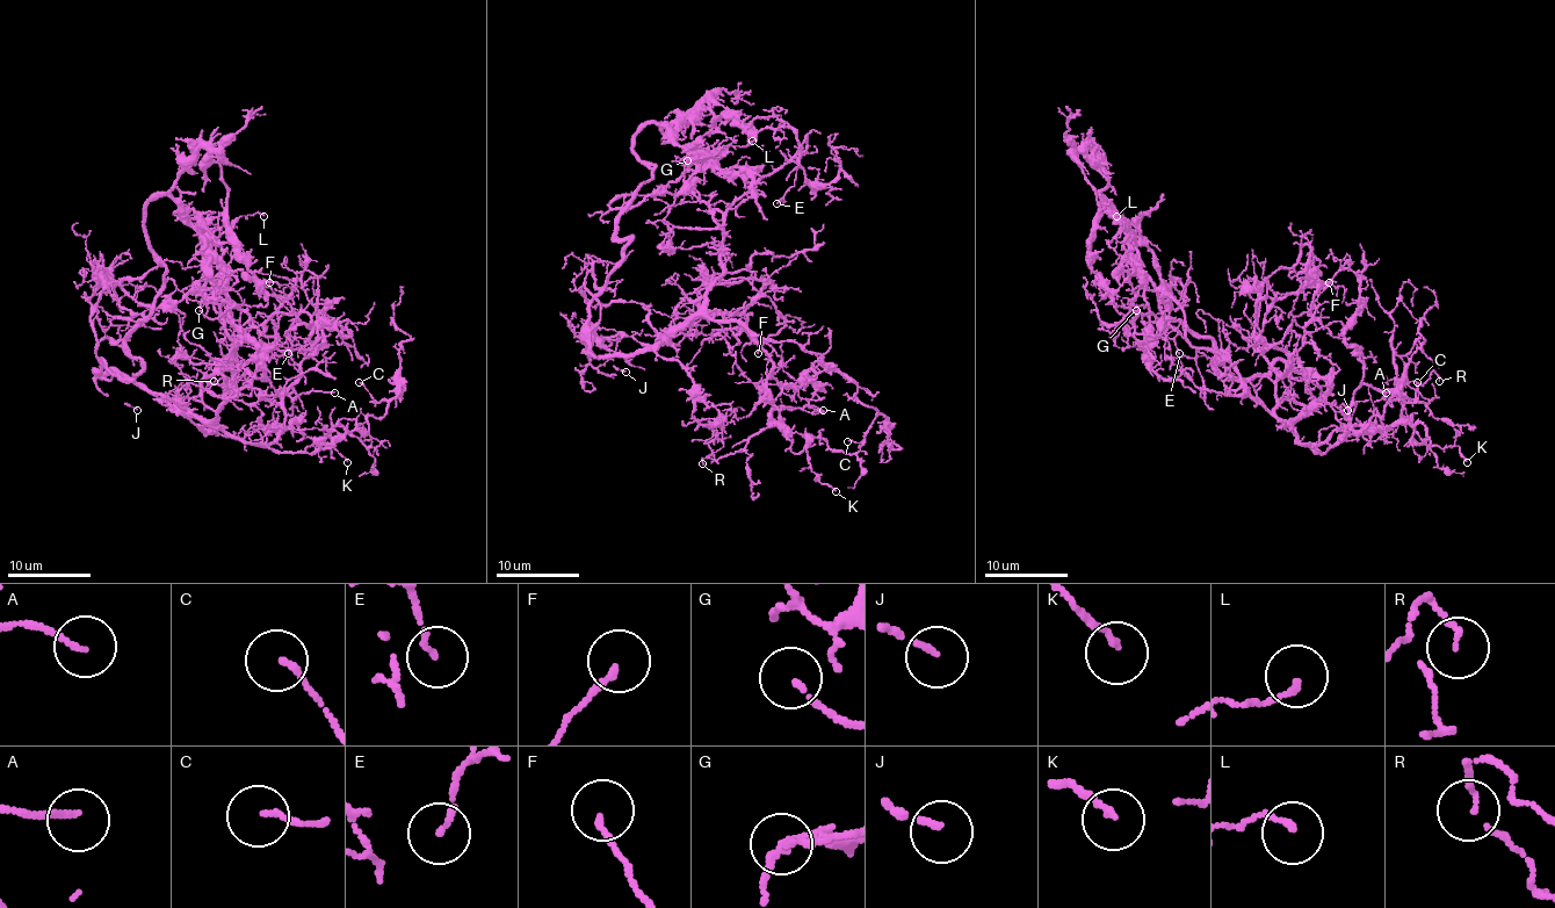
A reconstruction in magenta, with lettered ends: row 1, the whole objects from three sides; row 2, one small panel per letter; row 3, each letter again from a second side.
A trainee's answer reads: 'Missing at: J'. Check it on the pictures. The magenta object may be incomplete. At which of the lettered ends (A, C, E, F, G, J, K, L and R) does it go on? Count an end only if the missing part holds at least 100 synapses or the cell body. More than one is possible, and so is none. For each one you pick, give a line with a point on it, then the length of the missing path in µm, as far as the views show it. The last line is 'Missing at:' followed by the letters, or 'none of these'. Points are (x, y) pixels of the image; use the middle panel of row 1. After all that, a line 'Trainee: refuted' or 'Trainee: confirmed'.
J: place (626, 372); missing 35 µm
Missing at: J
Trainee: confirmed

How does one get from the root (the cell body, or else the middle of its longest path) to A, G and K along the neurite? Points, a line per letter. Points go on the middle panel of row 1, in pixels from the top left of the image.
A: (700, 305), (715, 321), (736, 321), (771, 360), (781, 387), (773, 403), (776, 410), (823, 410)
G: (700, 305), (704, 292), (723, 272), (723, 214), (702, 201), (689, 182), (700, 164), (716, 153), (687, 160)
K: (700, 305), (715, 321), (736, 321), (771, 360), (766, 389), (781, 431), (836, 491)

